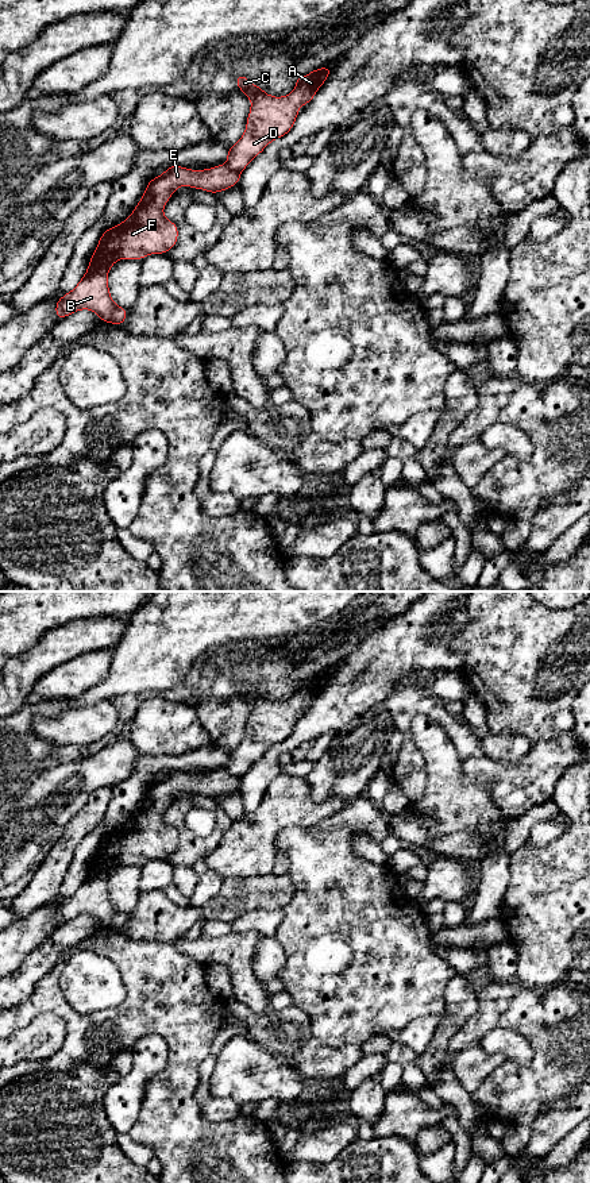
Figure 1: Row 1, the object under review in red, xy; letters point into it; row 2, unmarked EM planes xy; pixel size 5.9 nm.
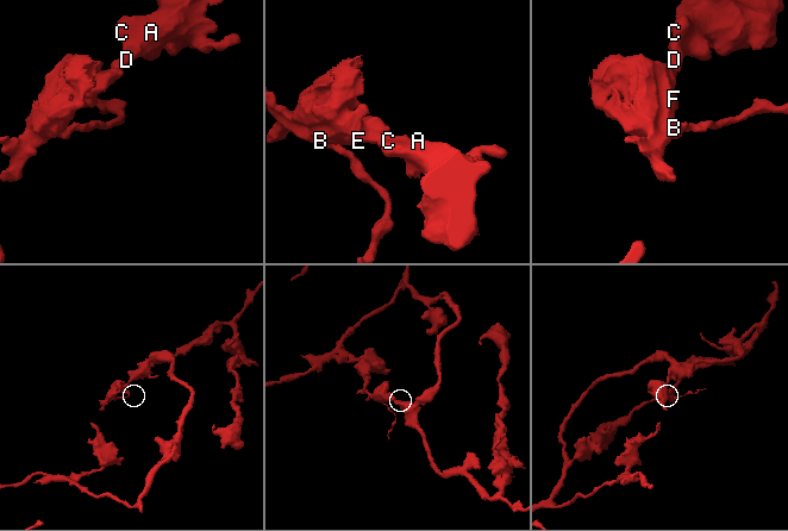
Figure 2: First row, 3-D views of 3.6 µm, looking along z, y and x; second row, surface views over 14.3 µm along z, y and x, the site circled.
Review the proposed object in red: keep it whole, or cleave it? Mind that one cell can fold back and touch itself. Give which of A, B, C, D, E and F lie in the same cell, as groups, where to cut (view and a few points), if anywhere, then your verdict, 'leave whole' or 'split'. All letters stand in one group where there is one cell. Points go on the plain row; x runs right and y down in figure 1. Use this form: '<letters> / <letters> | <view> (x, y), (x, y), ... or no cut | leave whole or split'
A C D / B E F | xy (224, 769), (239, 778) | split

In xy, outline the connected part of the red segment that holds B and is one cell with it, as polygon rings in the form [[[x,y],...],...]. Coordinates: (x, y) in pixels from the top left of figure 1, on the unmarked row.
[[[178,770],[167,772],[161,781],[150,785],[140,806],[134,813],[128,824],[123,825],[116,832],[105,835],[95,853],[85,880],[77,891],[63,899],[55,908],[55,920],[58,926],[63,922],[81,916],[93,916],[100,926],[107,926],[115,930],[122,930],[128,920],[128,916],[116,910],[111,902],[108,893],[108,876],[119,864],[143,864],[149,859],[166,859],[178,845],[178,832],[163,821],[163,812],[180,791],[190,791],[217,799],[227,795],[240,786],[240,778],[234,777],[227,770],[219,770],[204,775],[190,775]]]

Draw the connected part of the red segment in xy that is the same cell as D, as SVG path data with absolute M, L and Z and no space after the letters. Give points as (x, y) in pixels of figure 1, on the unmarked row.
M323 671L305 682L298 681L294 695L281 702L265 698L262 691L252 690L247 681L238 679L236 691L251 705L251 713L246 736L235 751L227 754L228 763L224 770L242 778L270 747L289 739L298 713L311 708L331 678L332 674Z

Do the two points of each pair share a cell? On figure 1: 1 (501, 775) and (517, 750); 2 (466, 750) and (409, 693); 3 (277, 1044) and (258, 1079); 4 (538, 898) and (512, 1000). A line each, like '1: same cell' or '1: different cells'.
1: different cells
2: same cell
3: different cells
4: different cells

